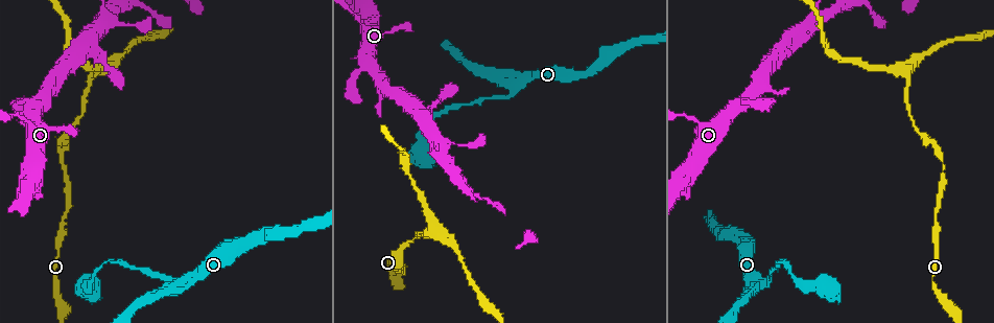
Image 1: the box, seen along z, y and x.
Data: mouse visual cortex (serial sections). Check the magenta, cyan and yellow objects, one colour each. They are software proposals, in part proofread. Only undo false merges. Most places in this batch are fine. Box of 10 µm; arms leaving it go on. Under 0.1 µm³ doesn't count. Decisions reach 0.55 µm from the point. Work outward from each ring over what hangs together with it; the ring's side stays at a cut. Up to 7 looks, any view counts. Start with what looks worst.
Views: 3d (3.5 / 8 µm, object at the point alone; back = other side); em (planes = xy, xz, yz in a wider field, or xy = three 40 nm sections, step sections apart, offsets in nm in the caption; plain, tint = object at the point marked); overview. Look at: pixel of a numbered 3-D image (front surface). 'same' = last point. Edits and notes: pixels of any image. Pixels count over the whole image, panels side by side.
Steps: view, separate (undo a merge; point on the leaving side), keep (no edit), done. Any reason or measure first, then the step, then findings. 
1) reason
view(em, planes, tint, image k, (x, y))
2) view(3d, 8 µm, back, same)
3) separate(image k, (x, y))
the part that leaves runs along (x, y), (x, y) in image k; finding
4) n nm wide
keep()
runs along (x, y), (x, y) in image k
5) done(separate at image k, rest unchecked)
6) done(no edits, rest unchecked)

thick turns thin
view(3d, 3.5 µm, back, image 1, (433, 233))

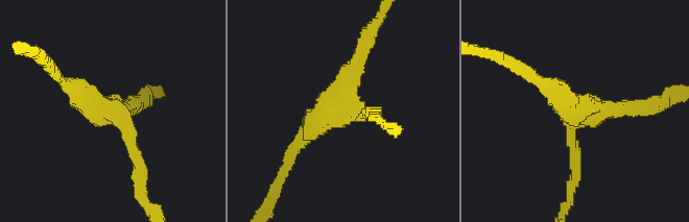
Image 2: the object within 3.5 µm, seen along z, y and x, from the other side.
3 arms; arms of 200, 200, 300 nm; shape alone is not enough
view(em, xy, step 1, tint, image 2, (112, 109))

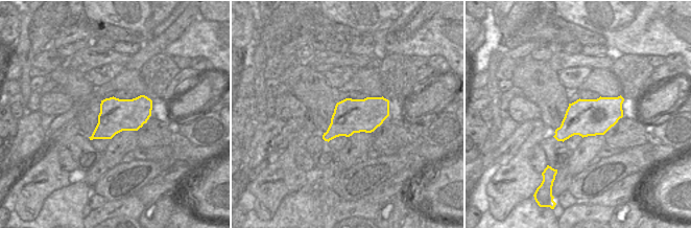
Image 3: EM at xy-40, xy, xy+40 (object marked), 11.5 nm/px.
keep()
runs along (139, 171), (129, 126), (65, 81) in image 2; one cell here

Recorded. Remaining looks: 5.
three arms meet
view(3d, 3.5 µm, image 1, (181, 282))

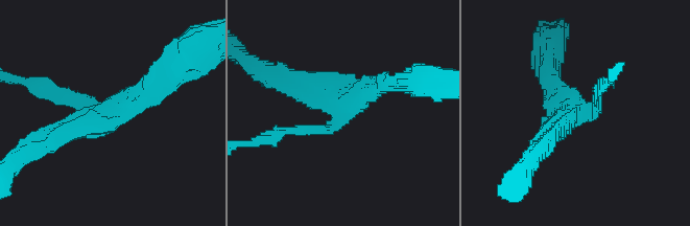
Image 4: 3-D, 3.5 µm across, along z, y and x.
shape alone is not enough
view(em, xy, step 5, tint, image 4, (570, 108))

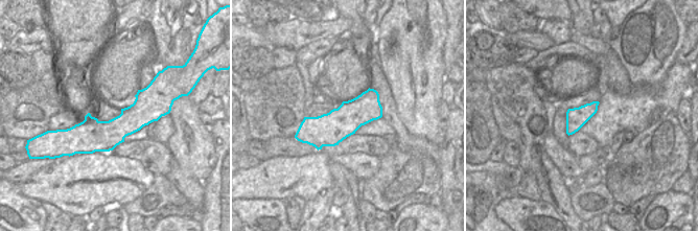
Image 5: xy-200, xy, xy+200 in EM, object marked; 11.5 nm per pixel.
arms of 150, 250, 300 nm
keep()
one cell here

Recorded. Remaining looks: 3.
side arm on a straight run
view(3d, 3.5 µm, image 1, (807, 22))

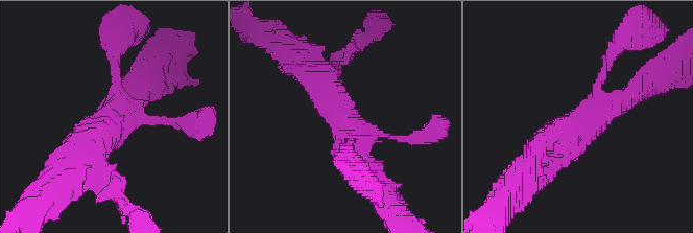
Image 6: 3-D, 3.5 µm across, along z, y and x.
need the tissue
view(em, xy, step 5, tint, image 6, (348, 120))

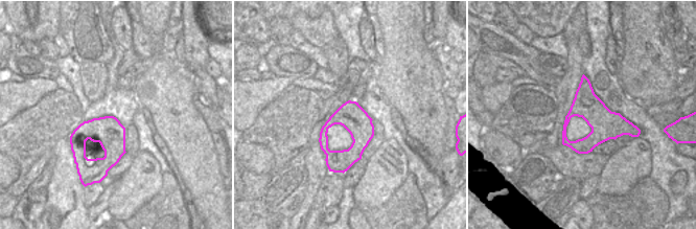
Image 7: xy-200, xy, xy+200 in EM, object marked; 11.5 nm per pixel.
keep()
runs along (538, 153), (564, 123), (636, 89) in image 6; one cell here

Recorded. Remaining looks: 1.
done(no edits, rest unchecked)

